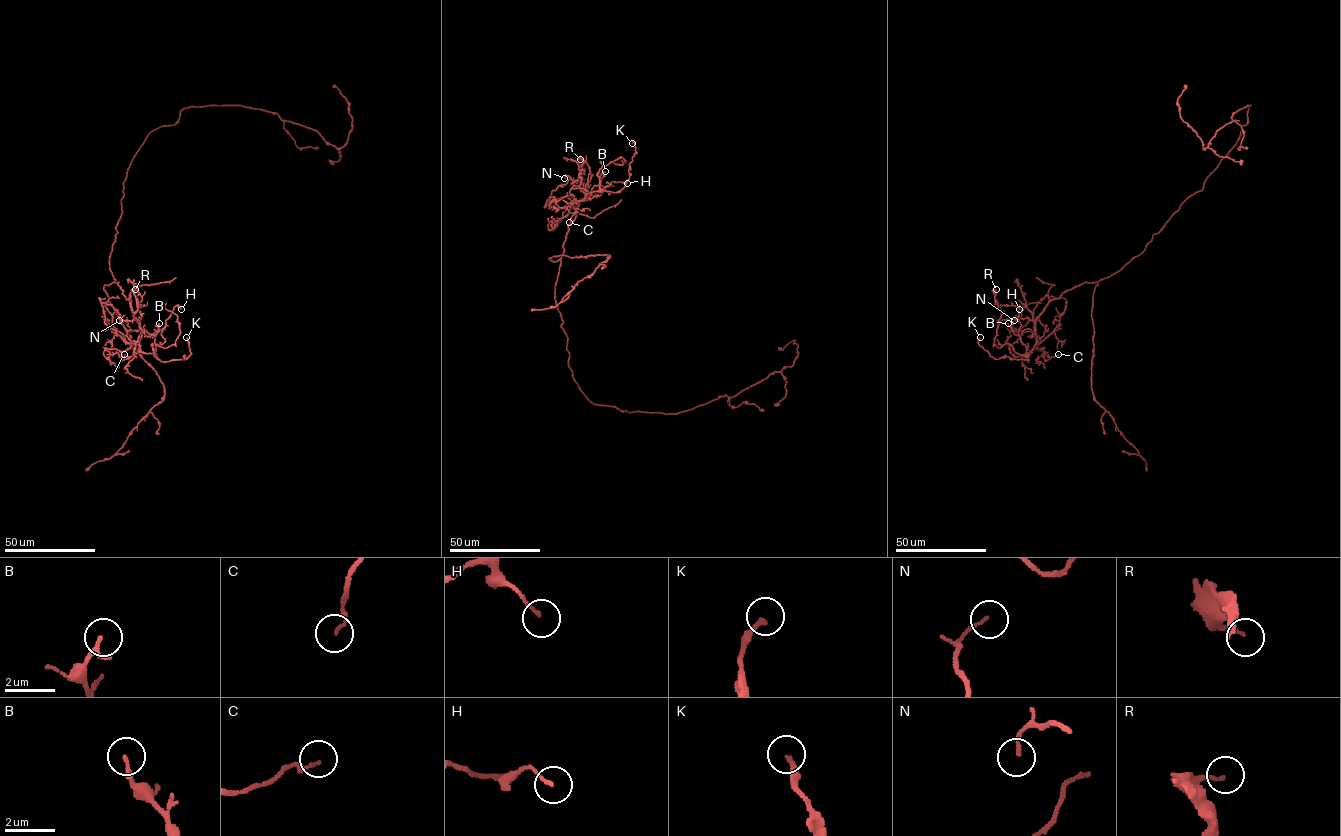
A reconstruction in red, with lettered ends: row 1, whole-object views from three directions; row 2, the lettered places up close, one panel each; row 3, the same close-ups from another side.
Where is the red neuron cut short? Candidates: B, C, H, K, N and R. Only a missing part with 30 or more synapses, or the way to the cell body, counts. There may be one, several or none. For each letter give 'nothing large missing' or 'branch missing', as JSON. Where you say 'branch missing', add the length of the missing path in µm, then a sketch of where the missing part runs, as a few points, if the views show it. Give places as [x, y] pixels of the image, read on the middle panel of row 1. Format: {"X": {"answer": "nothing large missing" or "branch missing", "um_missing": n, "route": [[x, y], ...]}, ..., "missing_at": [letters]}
{"B": {"answer": "nothing large missing"}, "C": {"answer": "nothing large missing"}, "H": {"answer": "nothing large missing"}, "K": {"answer": "nothing large missing"}, "N": {"answer": "nothing large missing"}, "R": {"answer": "nothing large missing"}, "missing_at": []}

